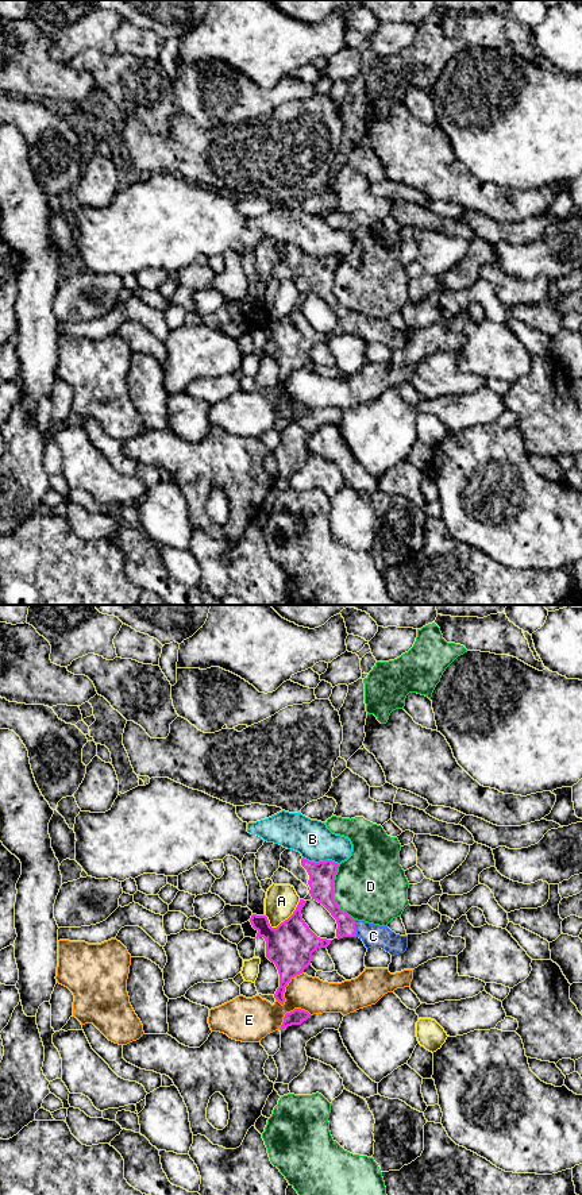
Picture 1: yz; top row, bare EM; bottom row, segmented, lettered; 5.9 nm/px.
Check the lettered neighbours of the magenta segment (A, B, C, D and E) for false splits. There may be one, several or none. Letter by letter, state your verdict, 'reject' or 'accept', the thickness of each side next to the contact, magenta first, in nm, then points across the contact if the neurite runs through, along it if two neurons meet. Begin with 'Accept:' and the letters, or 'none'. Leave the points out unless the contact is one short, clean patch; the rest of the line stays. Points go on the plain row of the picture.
Accept: C
A: reject; calibres 280 and 190 nm
B: reject; calibres 160 and 220 nm
C: accept; calibres 110 and 140 nm; way yz (346, 319), (355, 323), (366, 326), (373, 331)
D: reject; calibres 160 and 420 nm
E: reject; calibres 280 and 220 nm

